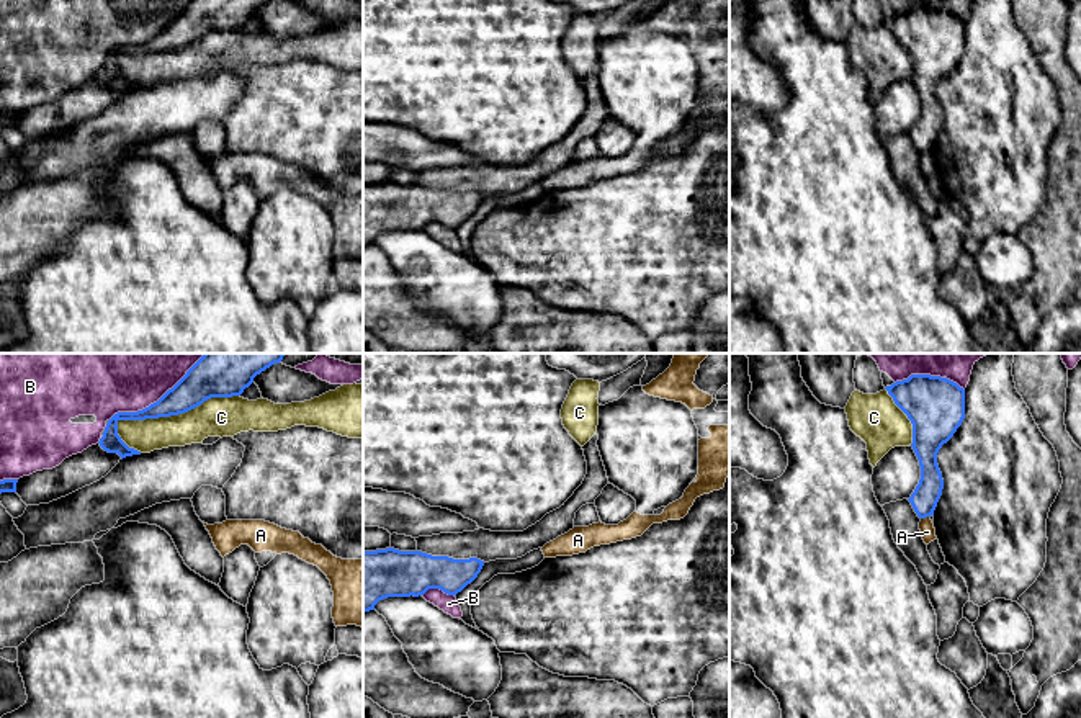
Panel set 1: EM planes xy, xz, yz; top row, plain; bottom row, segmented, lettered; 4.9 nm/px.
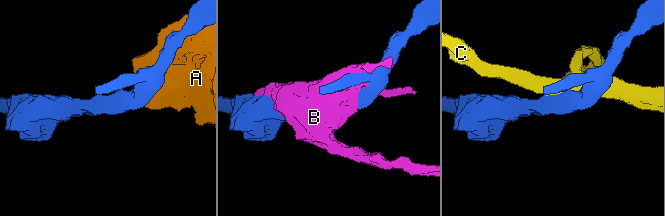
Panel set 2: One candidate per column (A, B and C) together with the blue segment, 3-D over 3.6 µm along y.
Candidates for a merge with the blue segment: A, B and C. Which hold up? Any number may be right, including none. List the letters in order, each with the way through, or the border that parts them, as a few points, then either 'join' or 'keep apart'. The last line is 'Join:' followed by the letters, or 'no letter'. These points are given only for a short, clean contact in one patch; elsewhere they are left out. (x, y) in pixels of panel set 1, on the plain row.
A: border yz (929, 149), (921, 152); keep apart
B: keep apart
C: keep apart
Join: no letter

